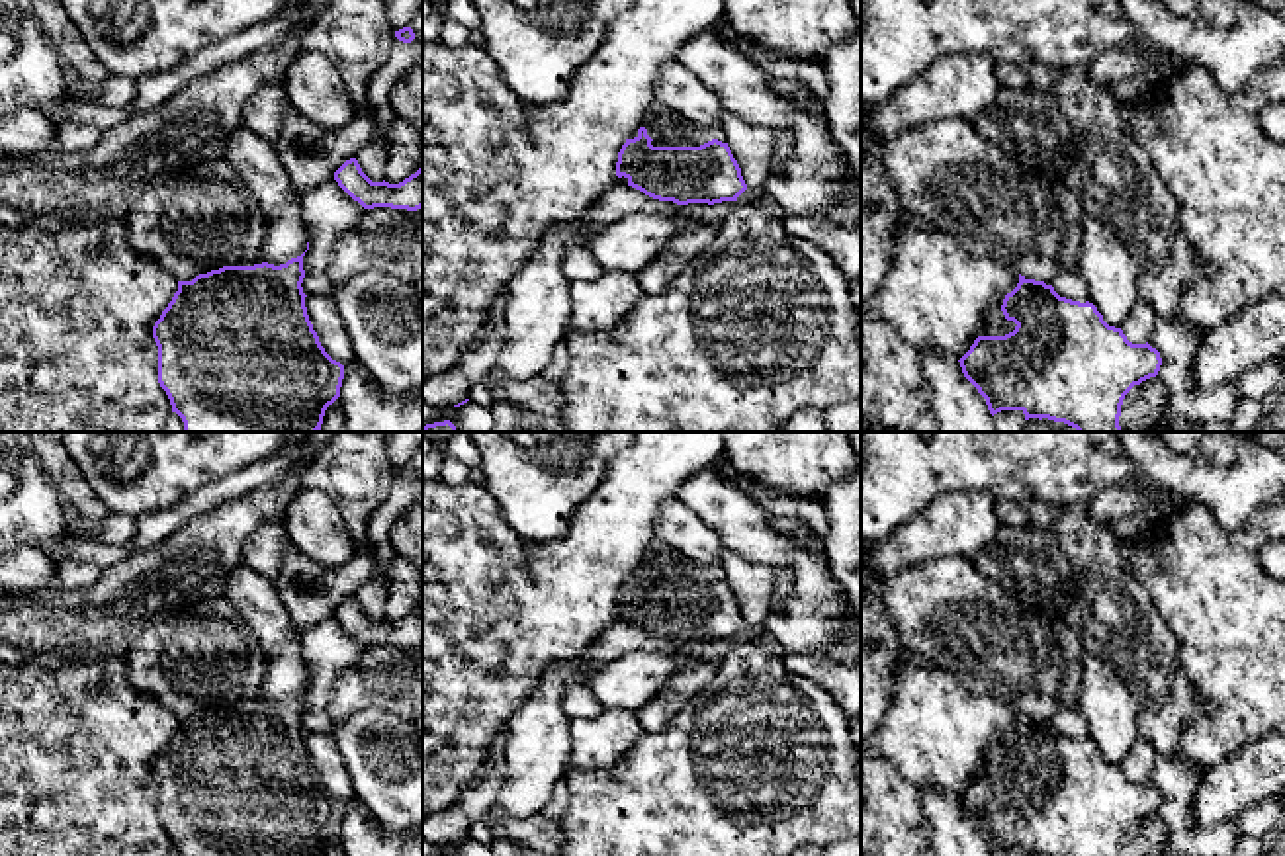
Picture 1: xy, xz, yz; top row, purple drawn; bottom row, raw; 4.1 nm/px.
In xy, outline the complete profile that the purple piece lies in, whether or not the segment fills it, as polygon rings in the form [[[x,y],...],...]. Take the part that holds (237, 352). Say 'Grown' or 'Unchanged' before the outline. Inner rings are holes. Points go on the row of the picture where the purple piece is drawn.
Unchanged. [[[303,256],[274,266],[223,266],[178,281],[168,307],[153,326],[158,346],[158,383],[184,432],[319,432],[329,405],[340,397],[344,365],[319,342],[307,315],[303,293]]]

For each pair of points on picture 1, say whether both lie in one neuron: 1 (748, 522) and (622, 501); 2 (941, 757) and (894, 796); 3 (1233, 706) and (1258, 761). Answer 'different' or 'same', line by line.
1: different
2: different
3: different

